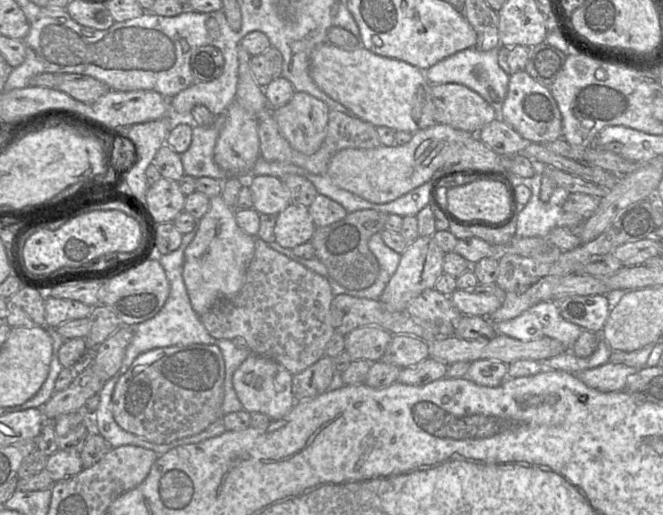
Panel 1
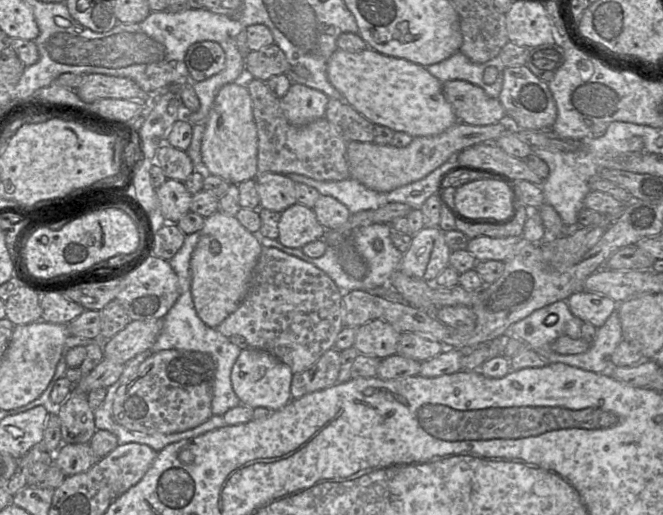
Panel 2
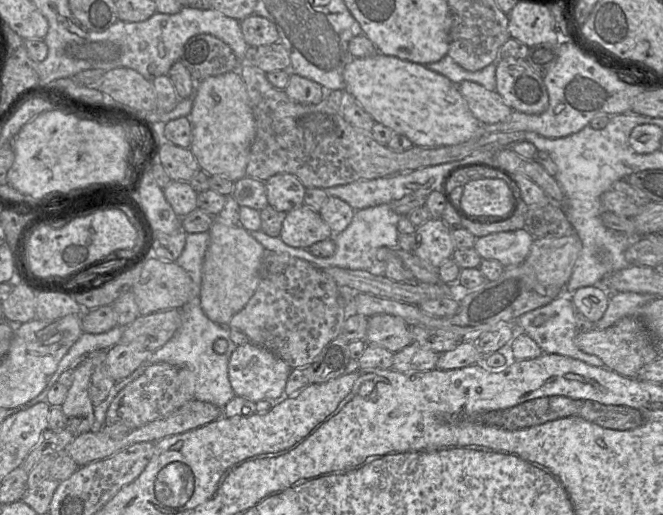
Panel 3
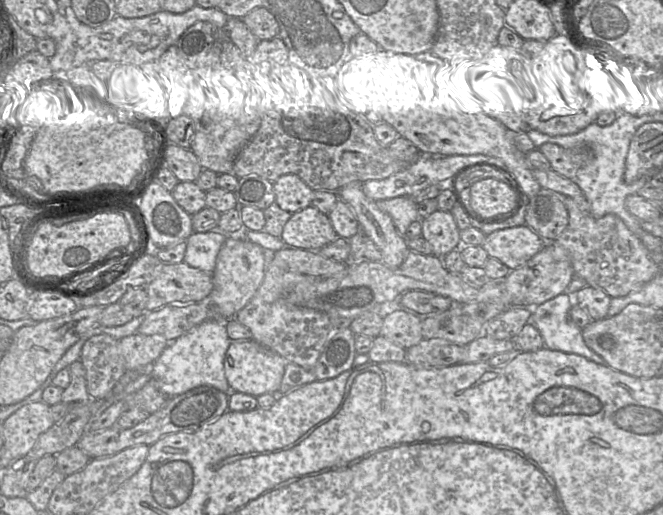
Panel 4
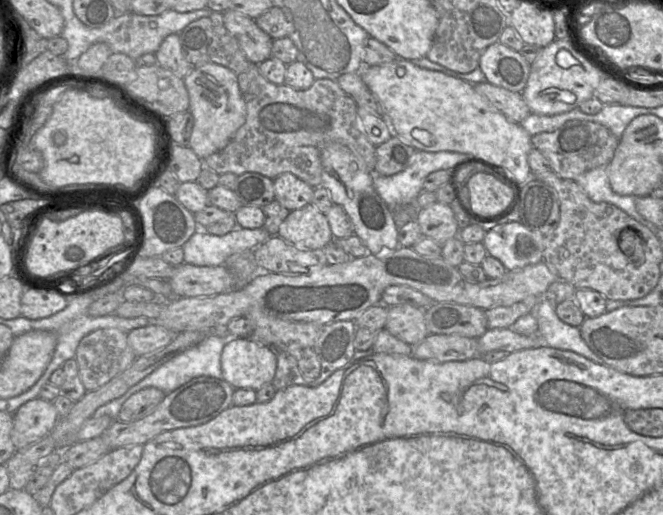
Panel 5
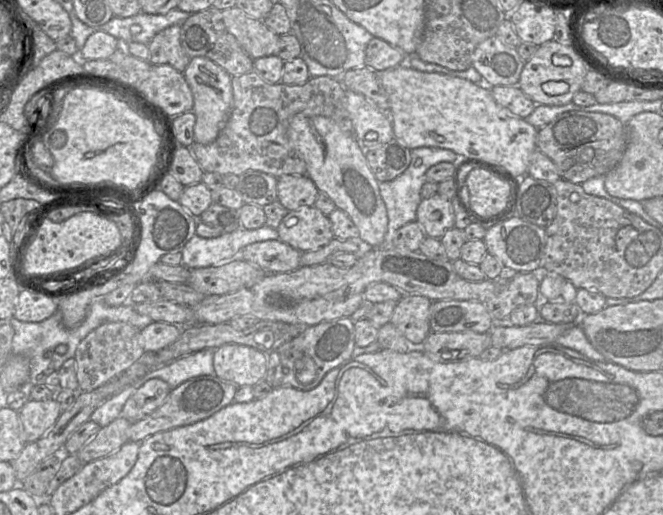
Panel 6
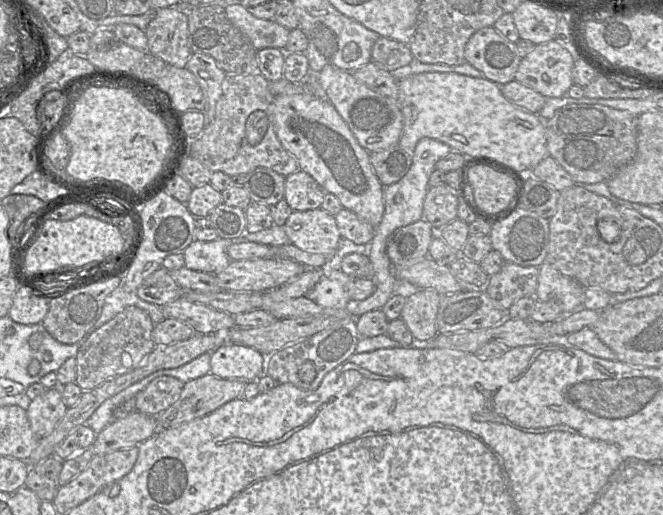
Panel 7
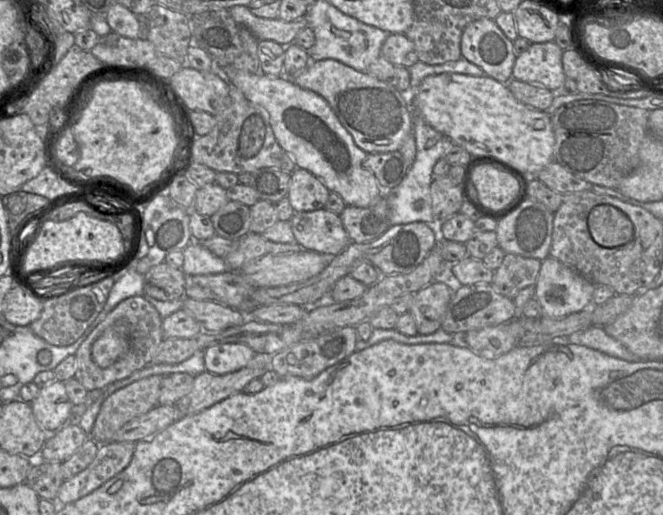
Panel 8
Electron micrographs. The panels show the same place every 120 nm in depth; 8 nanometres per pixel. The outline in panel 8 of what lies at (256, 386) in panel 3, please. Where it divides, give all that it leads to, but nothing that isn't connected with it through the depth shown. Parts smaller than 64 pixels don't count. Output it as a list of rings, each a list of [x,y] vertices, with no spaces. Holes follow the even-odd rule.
[[[245,344],[212,345],[204,350],[205,369],[212,374],[232,373],[246,367],[255,356],[256,353]]]

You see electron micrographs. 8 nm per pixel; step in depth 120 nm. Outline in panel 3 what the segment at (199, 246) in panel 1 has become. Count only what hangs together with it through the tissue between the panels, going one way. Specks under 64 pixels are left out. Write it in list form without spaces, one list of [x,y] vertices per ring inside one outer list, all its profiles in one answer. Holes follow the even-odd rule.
[[[219,217],[208,230],[210,241],[206,250],[201,275],[200,303],[205,315],[219,325],[228,325],[256,291],[260,268],[266,249],[241,225],[229,225]]]

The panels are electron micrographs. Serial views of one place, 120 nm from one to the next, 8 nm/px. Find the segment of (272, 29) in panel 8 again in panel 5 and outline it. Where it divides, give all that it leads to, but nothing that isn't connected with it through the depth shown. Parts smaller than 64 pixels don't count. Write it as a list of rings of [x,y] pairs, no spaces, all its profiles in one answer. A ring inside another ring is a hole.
[[[228,10],[223,13],[223,22],[253,65],[271,58],[274,40],[258,27],[255,20],[237,11]]]

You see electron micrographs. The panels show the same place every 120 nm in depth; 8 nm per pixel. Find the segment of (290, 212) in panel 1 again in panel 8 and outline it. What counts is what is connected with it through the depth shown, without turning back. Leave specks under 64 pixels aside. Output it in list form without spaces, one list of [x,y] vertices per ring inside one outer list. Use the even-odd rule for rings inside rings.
[[[326,208],[295,212],[289,221],[303,250],[336,256],[351,242],[340,216]]]

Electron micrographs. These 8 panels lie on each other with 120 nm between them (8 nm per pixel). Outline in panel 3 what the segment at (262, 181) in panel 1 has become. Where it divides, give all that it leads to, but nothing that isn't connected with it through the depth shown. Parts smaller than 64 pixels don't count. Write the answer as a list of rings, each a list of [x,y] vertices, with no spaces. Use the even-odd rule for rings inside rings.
[[[280,173],[265,181],[268,204],[277,211],[289,212],[304,204],[305,186],[294,175]]]

